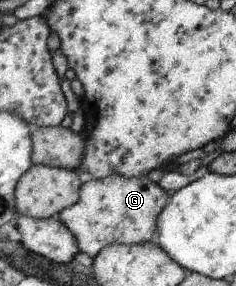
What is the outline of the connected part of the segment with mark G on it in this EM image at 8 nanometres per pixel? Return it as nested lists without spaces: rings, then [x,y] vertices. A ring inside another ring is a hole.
[[[120,175],[93,179],[82,185],[79,201],[58,215],[74,233],[79,252],[95,257],[111,244],[139,245],[150,243],[157,233],[157,220],[168,204],[168,195],[158,182],[151,178],[126,178]]]

